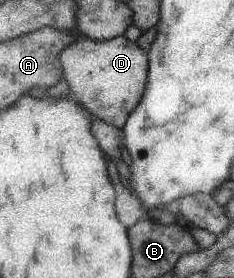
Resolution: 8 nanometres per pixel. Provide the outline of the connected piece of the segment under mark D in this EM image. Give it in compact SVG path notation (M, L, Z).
M77 34L77 40L61 52L59 62L70 96L96 119L121 129L144 91L144 79L148 79L146 53L136 47L136 42L124 36L98 41Z

